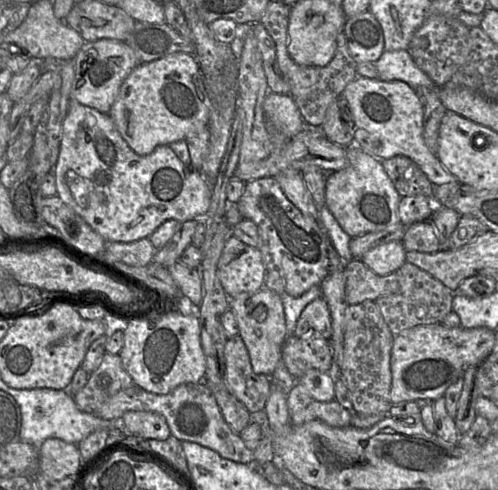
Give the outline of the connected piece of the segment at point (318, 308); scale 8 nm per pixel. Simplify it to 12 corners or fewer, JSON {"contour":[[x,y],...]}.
{"contour":[[323,296],[301,312],[294,336],[330,340],[331,316]]}

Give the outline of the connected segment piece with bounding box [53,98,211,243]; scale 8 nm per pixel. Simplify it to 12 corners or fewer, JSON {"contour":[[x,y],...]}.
{"contour":[[73,98],[56,195],[106,242],[201,221],[211,190],[168,145],[137,155]]}

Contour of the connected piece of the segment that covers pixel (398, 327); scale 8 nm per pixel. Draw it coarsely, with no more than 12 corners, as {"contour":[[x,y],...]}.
{"contour":[[408,262],[374,301],[394,335],[441,323],[455,292]]}

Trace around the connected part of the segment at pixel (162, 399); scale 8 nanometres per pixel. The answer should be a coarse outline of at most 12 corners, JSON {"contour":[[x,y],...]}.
{"contour":[[203,381],[167,394],[134,384],[97,411],[120,421],[127,411],[159,413],[180,441],[234,462],[253,450],[226,423]]}

